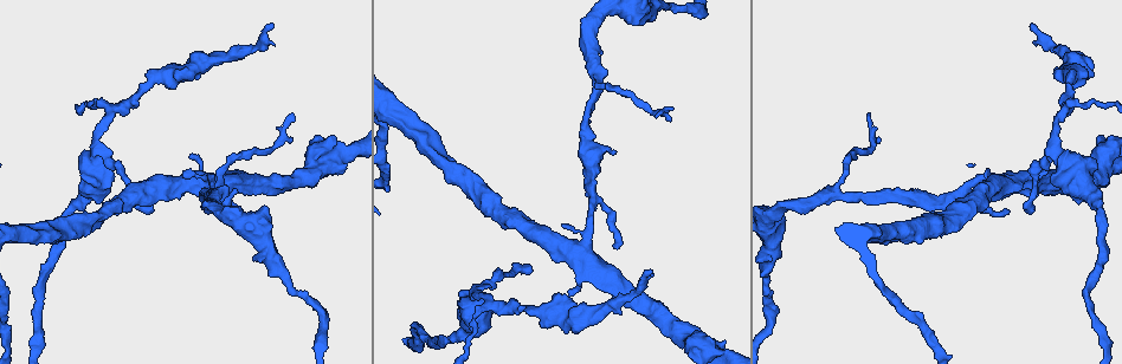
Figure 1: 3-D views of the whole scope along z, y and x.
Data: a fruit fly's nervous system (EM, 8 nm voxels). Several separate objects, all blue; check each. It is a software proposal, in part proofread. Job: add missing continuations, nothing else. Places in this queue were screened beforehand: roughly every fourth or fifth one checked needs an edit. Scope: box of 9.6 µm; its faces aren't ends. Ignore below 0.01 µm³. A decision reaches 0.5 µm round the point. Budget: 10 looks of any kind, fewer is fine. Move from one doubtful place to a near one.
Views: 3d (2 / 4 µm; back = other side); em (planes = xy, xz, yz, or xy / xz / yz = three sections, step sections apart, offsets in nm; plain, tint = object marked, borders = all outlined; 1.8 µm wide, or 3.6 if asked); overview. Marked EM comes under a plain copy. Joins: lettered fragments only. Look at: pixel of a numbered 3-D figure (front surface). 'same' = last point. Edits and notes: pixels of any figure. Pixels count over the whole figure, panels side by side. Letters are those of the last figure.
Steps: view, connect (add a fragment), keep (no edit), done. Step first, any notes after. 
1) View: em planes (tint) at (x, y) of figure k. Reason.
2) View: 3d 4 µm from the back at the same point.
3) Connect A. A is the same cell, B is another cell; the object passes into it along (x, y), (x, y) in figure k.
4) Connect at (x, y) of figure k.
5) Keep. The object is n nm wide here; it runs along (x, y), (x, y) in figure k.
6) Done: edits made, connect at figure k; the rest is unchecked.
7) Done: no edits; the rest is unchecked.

View: 3d 4 µm from the back at (530, 270) of figure 1. Thin end.

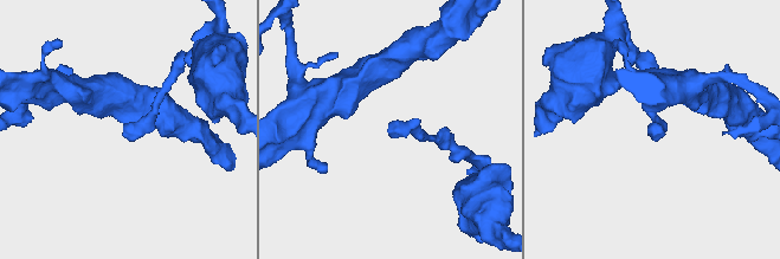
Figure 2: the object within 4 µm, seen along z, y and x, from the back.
View: em xy step 4 (tint) at (659, 133) of figure 2. Shape alone is not enough.

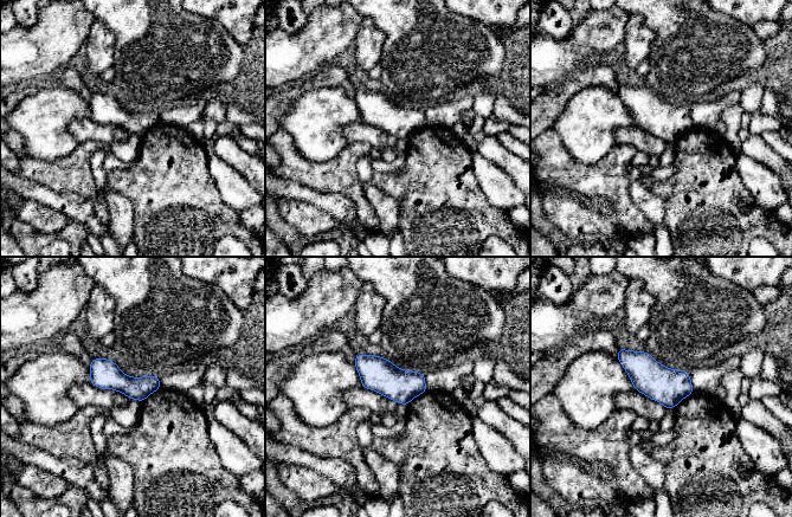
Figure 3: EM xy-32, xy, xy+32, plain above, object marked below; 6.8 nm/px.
View: em planes (borders) at the same point. Cut it another way.

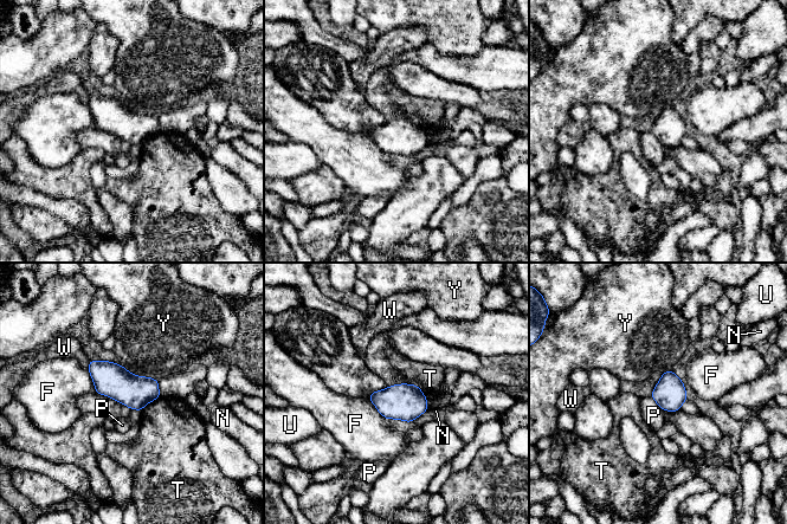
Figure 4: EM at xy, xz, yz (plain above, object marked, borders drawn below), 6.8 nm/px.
Keep. F, N, P, T, U, W and Y are other cells; a border runs along (650, 396), (664, 411) in figure 4; no lettered fragment goes on from it.

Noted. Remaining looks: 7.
View: 3d 4 µm at (617, 245) of figure 1. An open end.

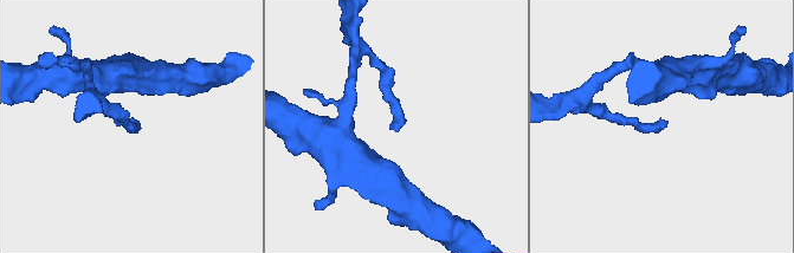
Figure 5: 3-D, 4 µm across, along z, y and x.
View: em planes (borders) at (667, 121) of figure 5.

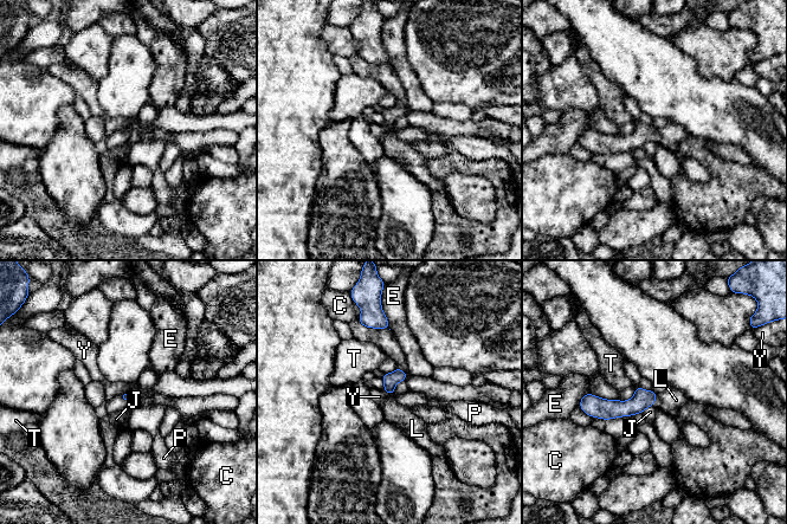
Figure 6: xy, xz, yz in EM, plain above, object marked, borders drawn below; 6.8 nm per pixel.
Connect L. L is the same cell, C, E, J, P, T and Y are other cells; it goes on there.

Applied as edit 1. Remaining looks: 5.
View: overview.

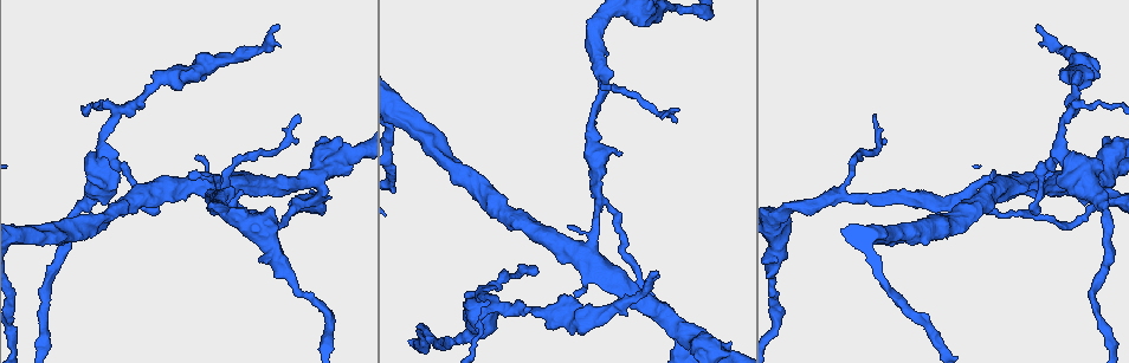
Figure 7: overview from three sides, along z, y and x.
View: em xy step 4 (tint) at (117, 114) of figure 7. Abrupt turn.

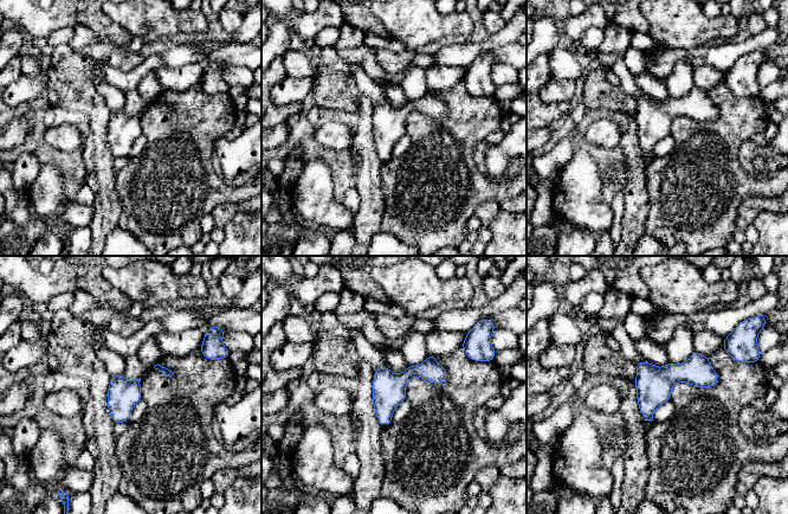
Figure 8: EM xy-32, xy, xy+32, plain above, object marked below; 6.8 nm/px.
View: em planes (borders) at the same point.

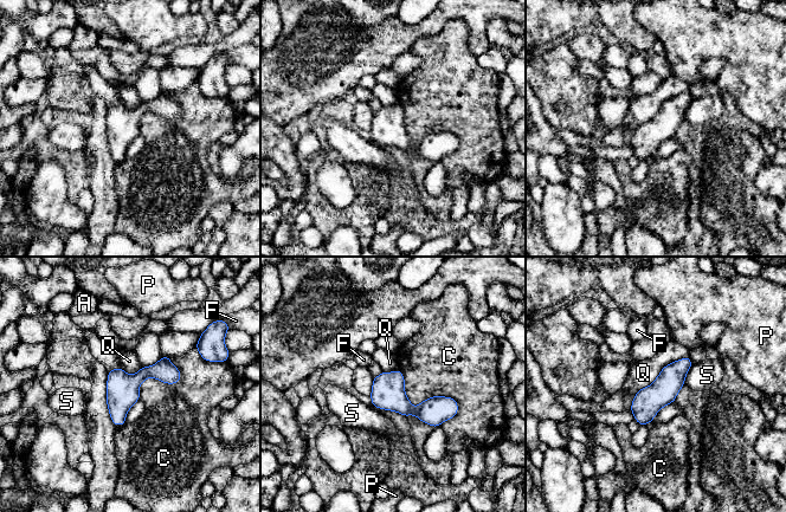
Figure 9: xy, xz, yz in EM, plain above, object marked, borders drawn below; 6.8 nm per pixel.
Keep. The object is 190 nm wide here; the longest contact is with Q, 550 nm; A, C, F, P, Q and S are other cells; no lettered fragment goes on from it.

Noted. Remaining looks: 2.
View: em planes (borders) at (277, 26) of figure 7. Long arm stops here.

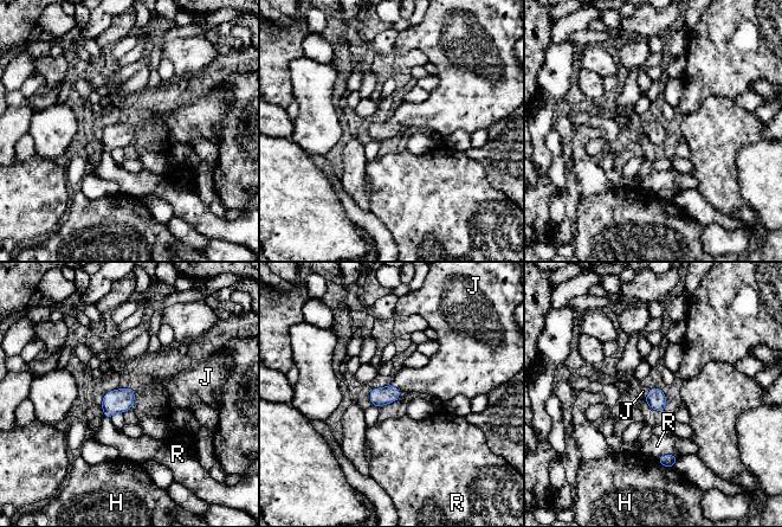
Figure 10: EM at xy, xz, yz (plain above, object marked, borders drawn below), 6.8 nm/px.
Connect J. The object is 130 nm wide here; J is the same cell, H and R are other cells; the object passes into it along (379, 397), (395, 387), (431, 379) in figure 10; it goes on there.

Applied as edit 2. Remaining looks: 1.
Done: edits made, connect at figure 6, connect at figure 10; the rest is unchecked.

